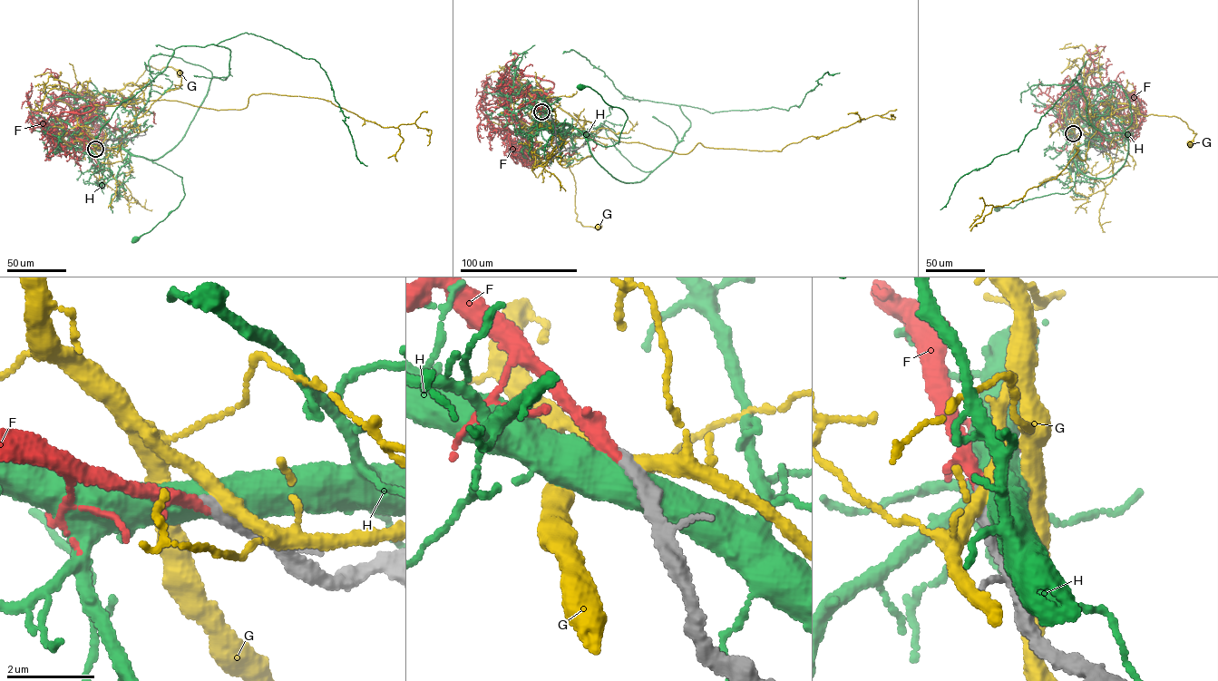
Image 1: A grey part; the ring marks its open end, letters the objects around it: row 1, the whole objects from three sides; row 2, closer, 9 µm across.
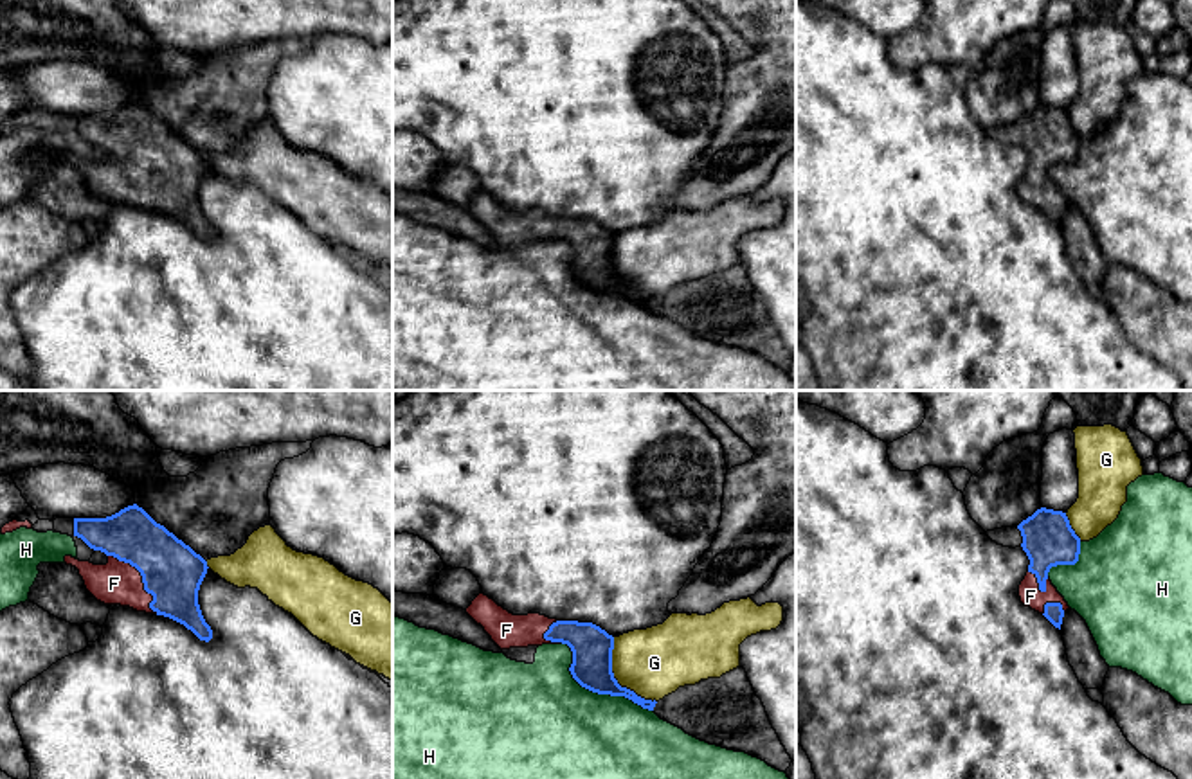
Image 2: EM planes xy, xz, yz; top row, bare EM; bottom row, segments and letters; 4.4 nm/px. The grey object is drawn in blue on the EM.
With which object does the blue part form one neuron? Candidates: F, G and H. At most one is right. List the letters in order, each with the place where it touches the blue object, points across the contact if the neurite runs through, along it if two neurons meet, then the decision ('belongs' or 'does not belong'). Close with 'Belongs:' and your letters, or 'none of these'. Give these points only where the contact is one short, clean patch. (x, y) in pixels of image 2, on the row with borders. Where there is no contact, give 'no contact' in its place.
F: xy (143, 578) | belongs
G: xz (614, 679) | does not belong
H: xz (595, 691) | does not belong
Belongs: F

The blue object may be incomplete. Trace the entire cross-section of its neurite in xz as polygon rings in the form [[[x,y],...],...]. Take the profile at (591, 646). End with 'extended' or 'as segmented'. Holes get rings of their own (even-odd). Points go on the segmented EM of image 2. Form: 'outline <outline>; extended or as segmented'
outline [[[484,594],[472,601],[466,613],[501,649],[567,644],[573,651],[569,671],[582,687],[598,694],[625,696],[648,711],[657,703],[618,684],[612,673],[614,637],[592,622],[556,621],[540,613],[513,615]]]; extended

